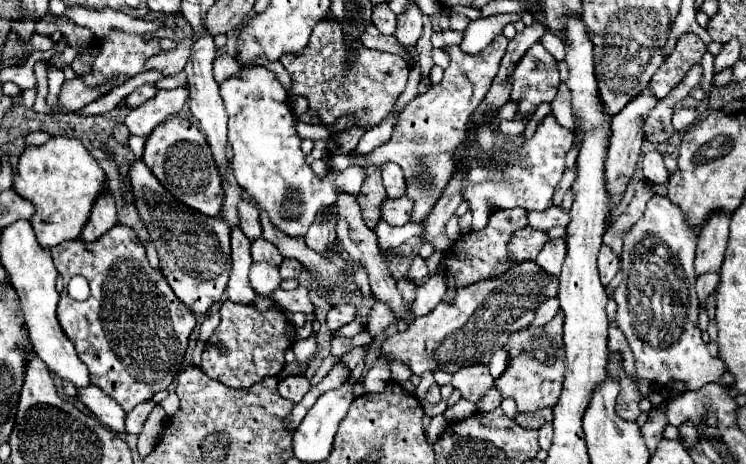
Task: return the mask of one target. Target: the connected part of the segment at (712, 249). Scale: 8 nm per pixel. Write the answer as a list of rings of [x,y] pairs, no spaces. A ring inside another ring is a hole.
[[[714,213],[706,221],[706,225],[698,231],[698,247],[696,247],[696,261],[694,261],[696,277],[704,273],[720,271],[726,243],[728,243],[728,225],[730,225],[730,215]]]

